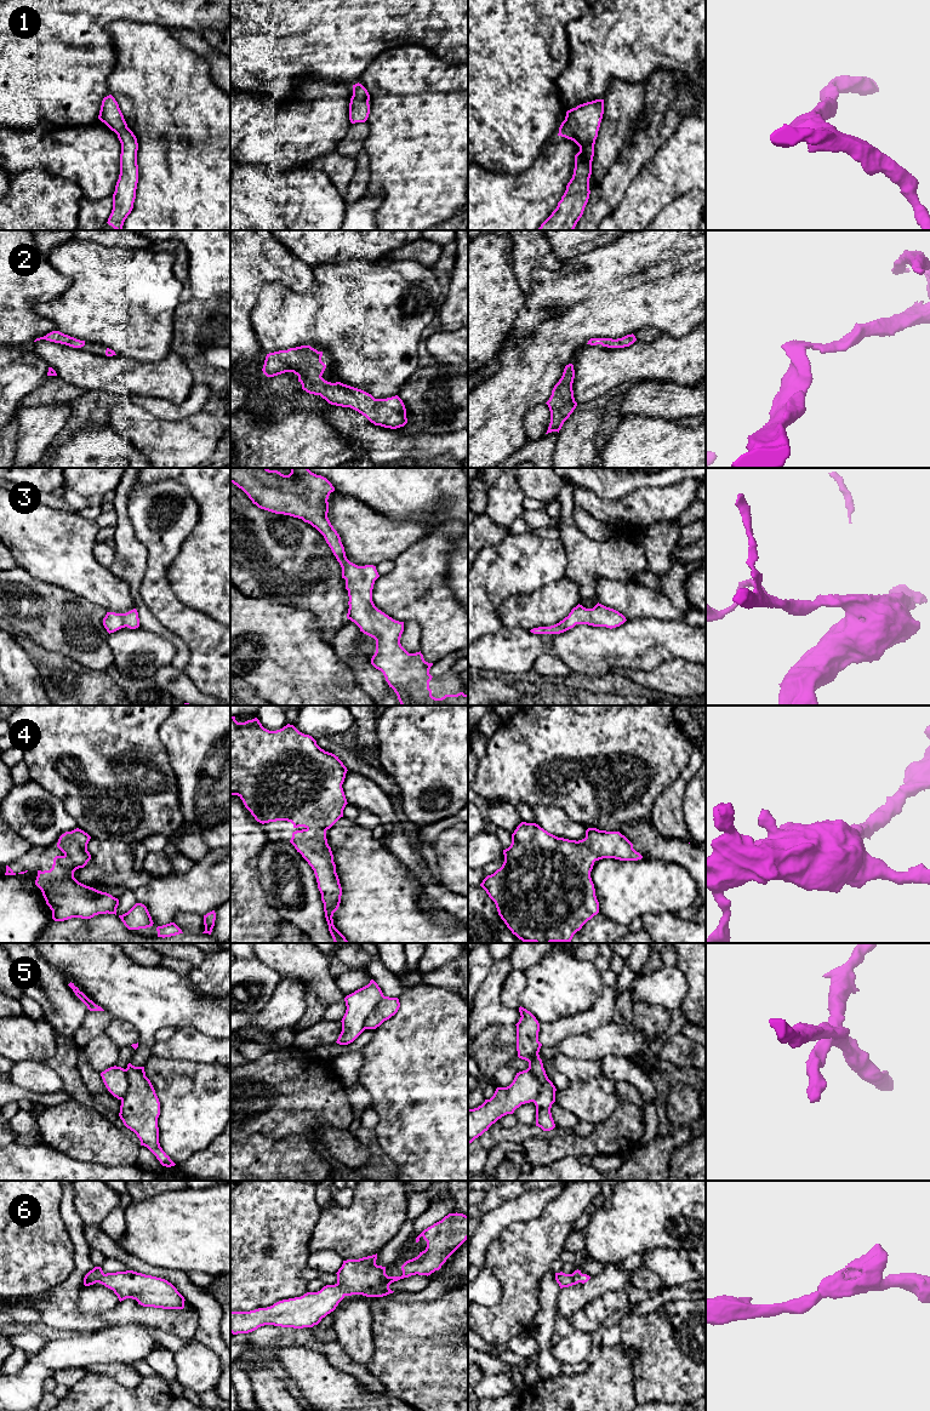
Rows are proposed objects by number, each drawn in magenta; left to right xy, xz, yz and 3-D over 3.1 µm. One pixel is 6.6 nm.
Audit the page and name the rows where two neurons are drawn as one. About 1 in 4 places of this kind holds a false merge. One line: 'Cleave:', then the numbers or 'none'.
Cleave: 5

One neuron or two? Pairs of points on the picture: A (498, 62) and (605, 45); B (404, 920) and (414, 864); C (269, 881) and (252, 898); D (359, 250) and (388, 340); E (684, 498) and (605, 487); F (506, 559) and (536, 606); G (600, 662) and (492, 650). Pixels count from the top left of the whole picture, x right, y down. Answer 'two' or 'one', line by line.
A: two
B: two
C: two
D: two
E: two
F: two
G: one

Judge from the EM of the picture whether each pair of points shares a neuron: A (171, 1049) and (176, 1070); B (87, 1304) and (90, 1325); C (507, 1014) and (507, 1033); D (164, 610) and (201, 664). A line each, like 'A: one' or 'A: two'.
A: two
B: two
C: two
D: one

